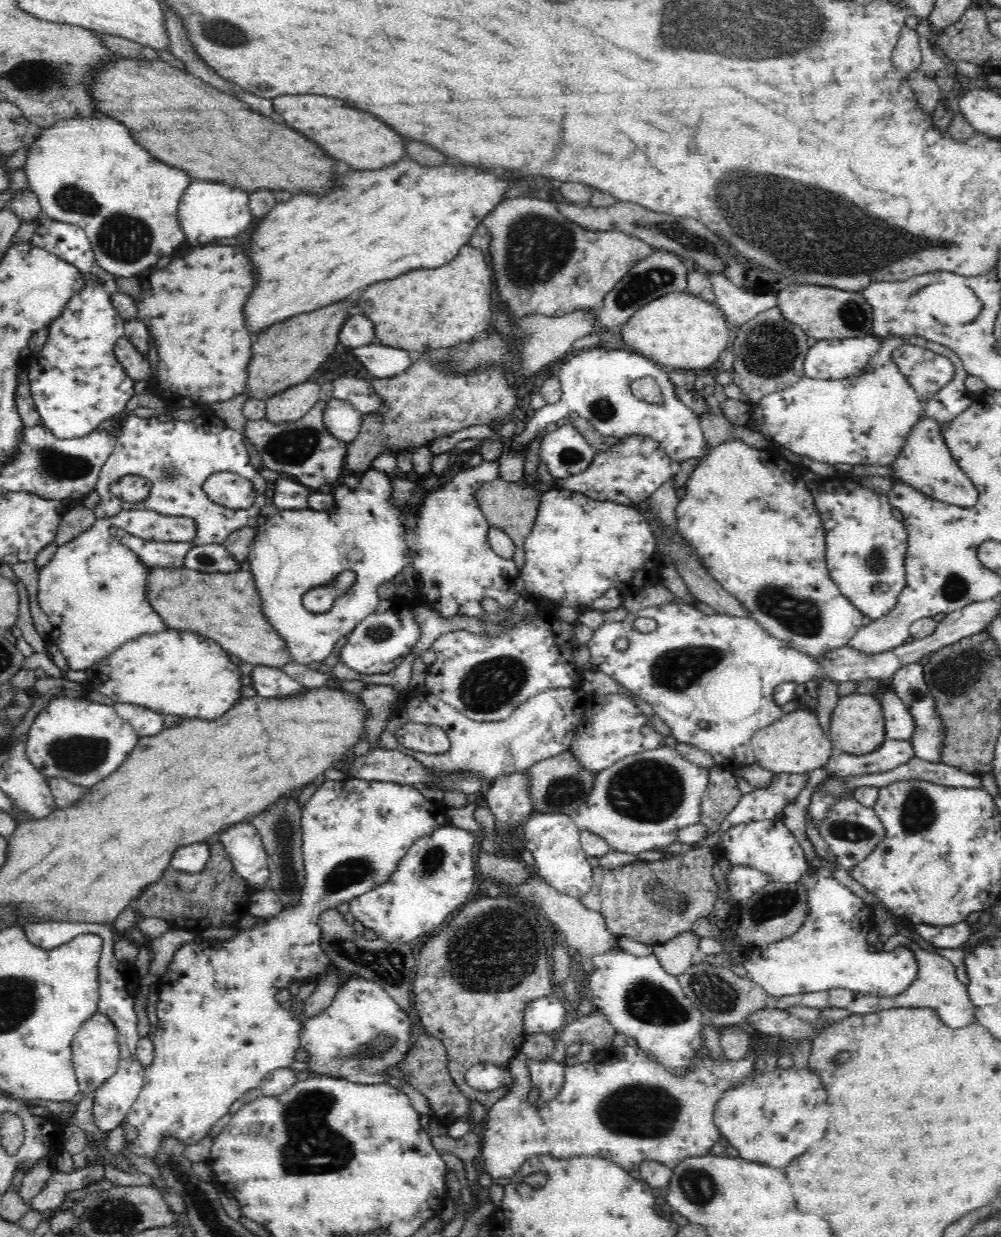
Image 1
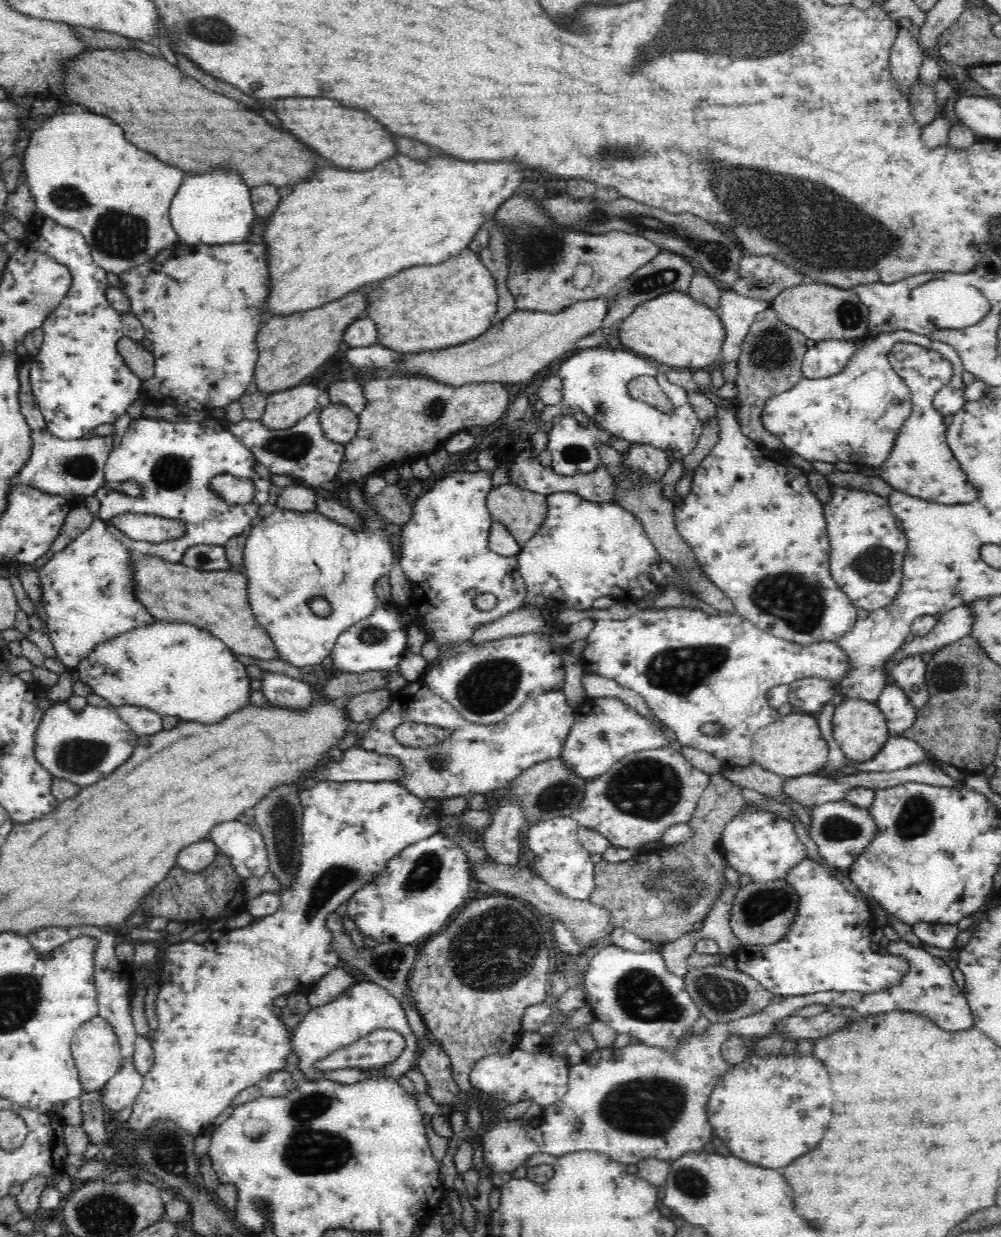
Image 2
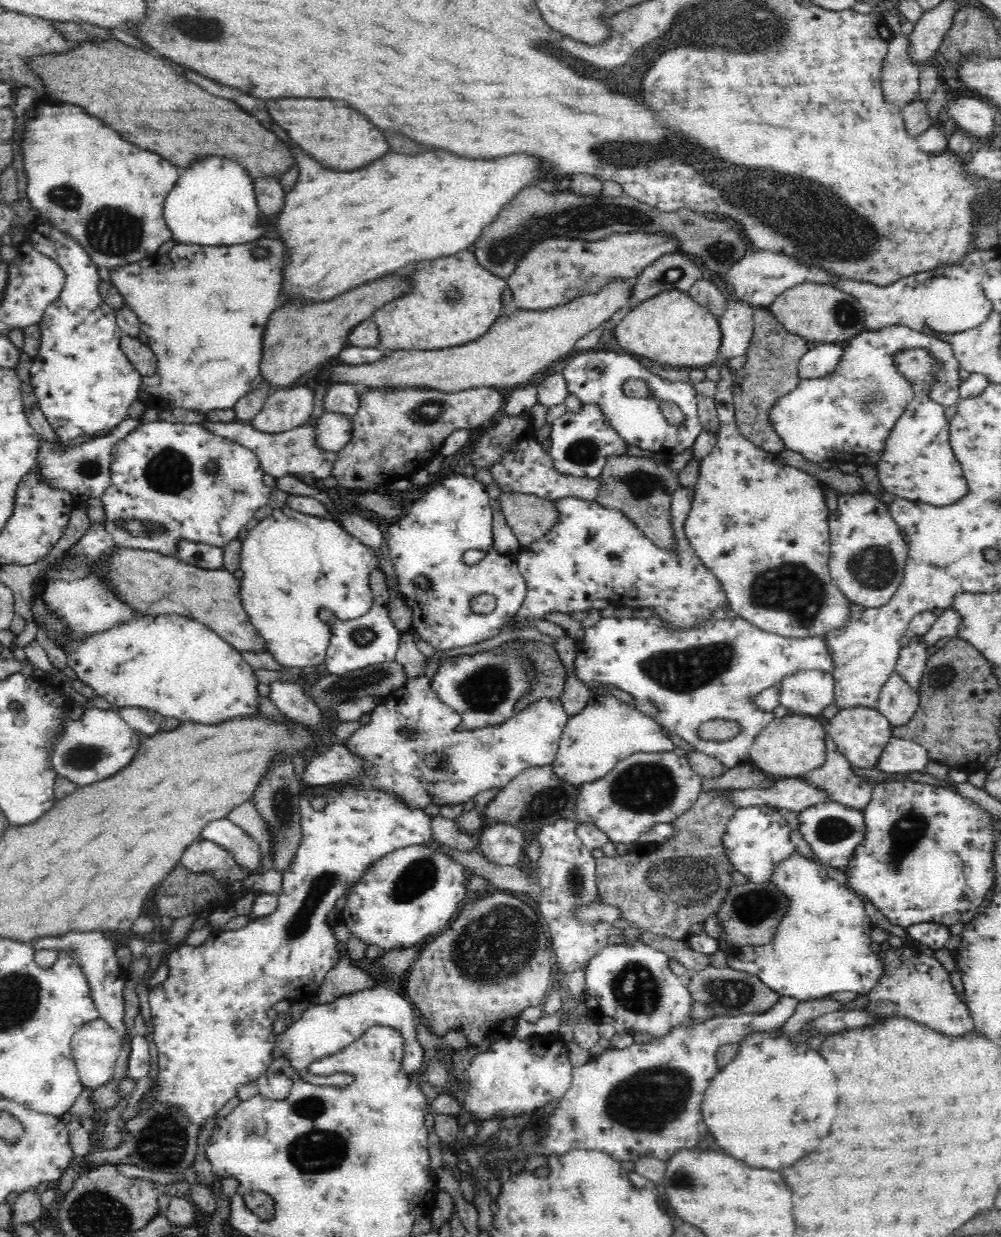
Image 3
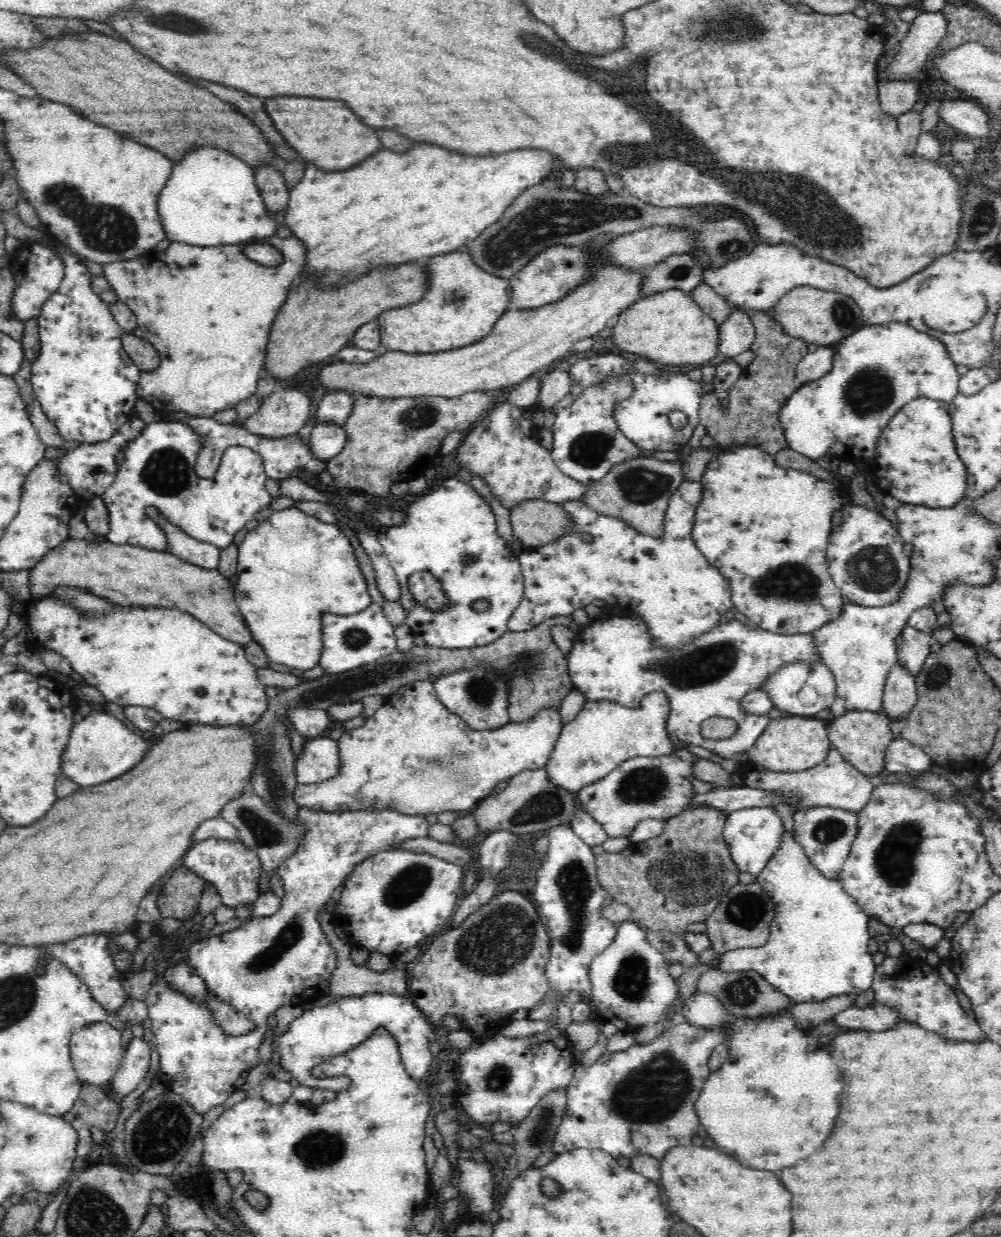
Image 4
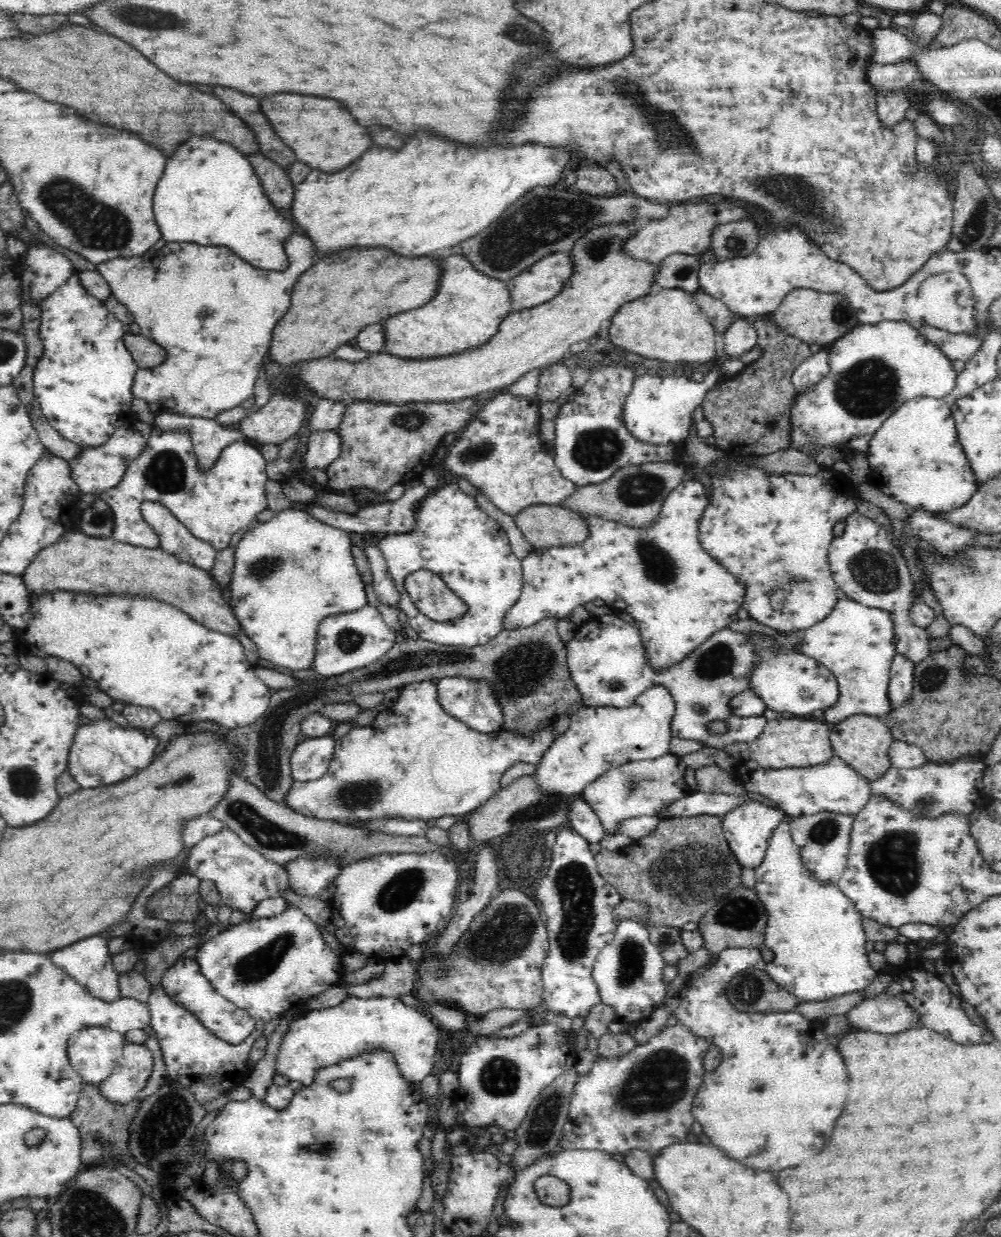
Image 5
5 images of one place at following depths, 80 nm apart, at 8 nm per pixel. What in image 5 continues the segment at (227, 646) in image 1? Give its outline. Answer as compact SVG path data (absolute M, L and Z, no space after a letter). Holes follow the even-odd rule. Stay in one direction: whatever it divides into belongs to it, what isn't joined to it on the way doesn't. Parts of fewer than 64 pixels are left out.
M81 531L68 532L56 544L40 550L22 577L28 591L36 596L62 590L152 599L179 608L196 622L204 624L210 630L218 630L220 634L238 637L242 632L214 575L184 562L160 547L144 548L114 541L111 537L90 537Z

